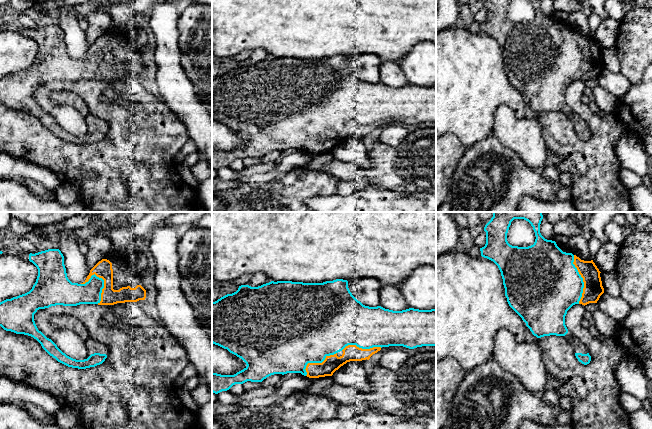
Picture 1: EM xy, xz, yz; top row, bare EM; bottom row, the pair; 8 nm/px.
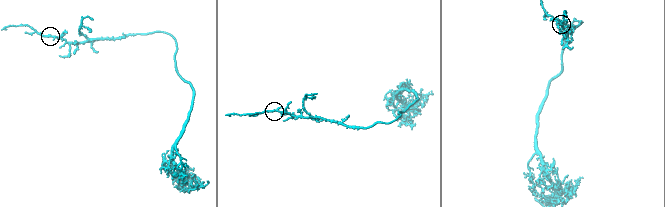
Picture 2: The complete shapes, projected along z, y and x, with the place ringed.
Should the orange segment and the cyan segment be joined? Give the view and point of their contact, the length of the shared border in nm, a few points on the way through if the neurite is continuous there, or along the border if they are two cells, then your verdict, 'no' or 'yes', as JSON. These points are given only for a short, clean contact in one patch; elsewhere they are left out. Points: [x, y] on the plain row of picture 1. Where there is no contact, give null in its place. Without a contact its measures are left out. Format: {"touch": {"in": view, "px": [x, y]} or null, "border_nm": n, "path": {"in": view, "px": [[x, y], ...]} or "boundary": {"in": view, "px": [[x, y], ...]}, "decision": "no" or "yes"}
{"touch": {"in": "xy", "px": [104, 63]}, "border_nm": 260, "decision": "yes"}

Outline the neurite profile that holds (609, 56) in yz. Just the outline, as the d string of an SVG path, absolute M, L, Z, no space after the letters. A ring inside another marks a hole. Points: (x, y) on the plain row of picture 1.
M616 46L606 49L601 48L600 53L605 69L613 73L621 73L621 64L617 56Z

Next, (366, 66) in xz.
M358 53L348 57L348 64L352 71L363 81L369 83L380 82L380 56L374 53Z

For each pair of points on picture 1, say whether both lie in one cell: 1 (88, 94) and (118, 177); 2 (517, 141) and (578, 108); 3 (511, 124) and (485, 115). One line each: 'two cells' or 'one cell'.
1: one cell
2: two cells
3: two cells

